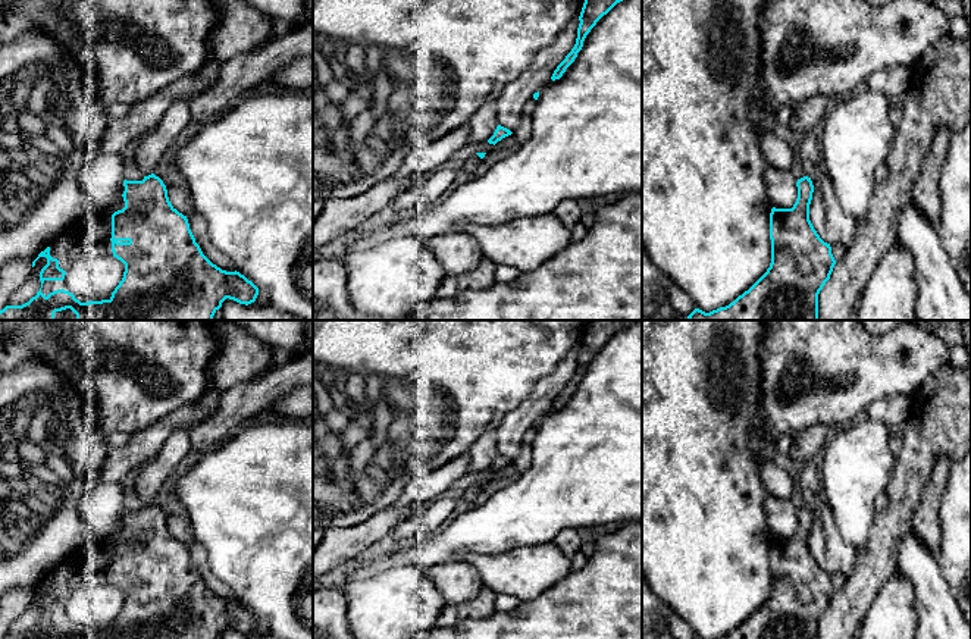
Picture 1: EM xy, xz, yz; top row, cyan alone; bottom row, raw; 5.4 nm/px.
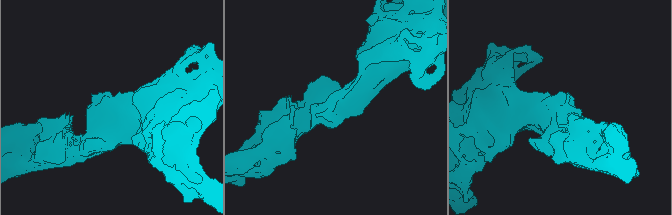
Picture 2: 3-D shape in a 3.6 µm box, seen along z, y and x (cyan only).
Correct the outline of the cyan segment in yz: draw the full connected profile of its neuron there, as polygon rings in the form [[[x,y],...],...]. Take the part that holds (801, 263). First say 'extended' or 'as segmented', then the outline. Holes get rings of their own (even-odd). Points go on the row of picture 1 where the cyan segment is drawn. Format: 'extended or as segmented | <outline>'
as segmented | [[[811,178],[798,179],[798,198],[792,209],[771,209],[771,263],[767,272],[726,307],[710,313],[695,308],[689,320],[818,320],[818,294],[830,279],[836,260],[809,220],[814,185]]]

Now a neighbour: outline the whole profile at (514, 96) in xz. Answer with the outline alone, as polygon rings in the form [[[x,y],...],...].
[[[577,18],[566,25],[552,44],[536,54],[535,62],[527,69],[502,88],[497,98],[501,126],[511,132],[519,128],[526,103],[552,76],[557,66],[574,47],[579,24],[580,21]]]

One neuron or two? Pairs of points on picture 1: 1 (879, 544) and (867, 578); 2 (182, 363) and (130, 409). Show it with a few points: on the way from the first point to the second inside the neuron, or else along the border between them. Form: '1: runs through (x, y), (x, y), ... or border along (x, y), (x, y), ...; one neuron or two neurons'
1: runs through (879, 553), (879, 558), (871, 569); one neuron
2: runs through (182, 382), (175, 397), (149, 401); one neuron

